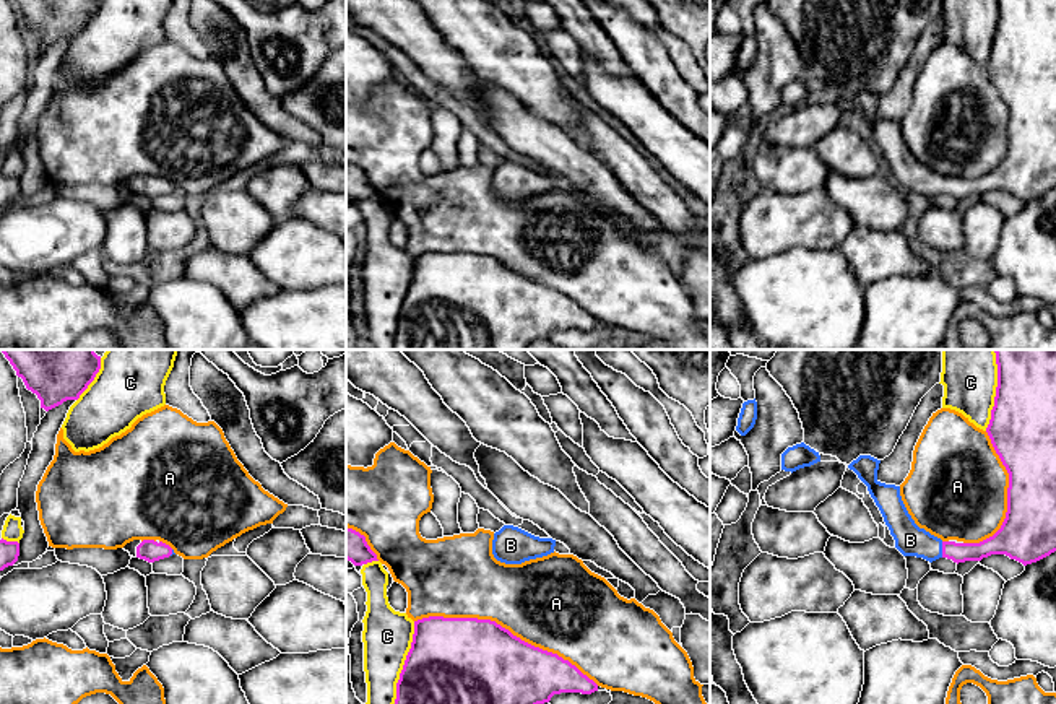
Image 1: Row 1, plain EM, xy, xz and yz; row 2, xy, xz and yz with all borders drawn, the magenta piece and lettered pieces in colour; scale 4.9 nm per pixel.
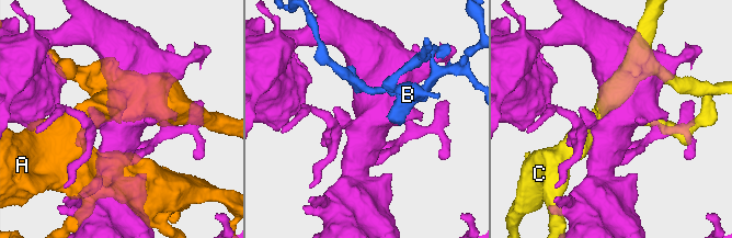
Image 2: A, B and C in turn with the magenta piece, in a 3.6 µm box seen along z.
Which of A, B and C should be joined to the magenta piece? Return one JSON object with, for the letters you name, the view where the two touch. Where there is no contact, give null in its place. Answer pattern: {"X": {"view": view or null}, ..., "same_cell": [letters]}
{"B": {"view": "yz"}, "same_cell": ["B"]}

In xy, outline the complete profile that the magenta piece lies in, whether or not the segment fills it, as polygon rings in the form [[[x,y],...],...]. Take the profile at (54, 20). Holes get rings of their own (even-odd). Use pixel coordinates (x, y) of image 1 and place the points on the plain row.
[[[11,0],[45,47],[67,36],[78,36],[94,16],[101,0]]]

